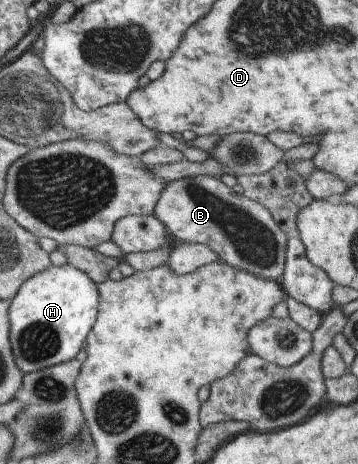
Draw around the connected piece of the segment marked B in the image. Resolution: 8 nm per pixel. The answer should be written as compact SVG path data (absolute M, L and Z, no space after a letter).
M202 175L167 182L154 215L166 224L171 235L187 243L211 246L212 250L219 254L221 261L230 263L233 267L274 282L282 276L286 261L286 243L289 237L278 228L265 205L243 197L241 194L238 195L217 176Z

